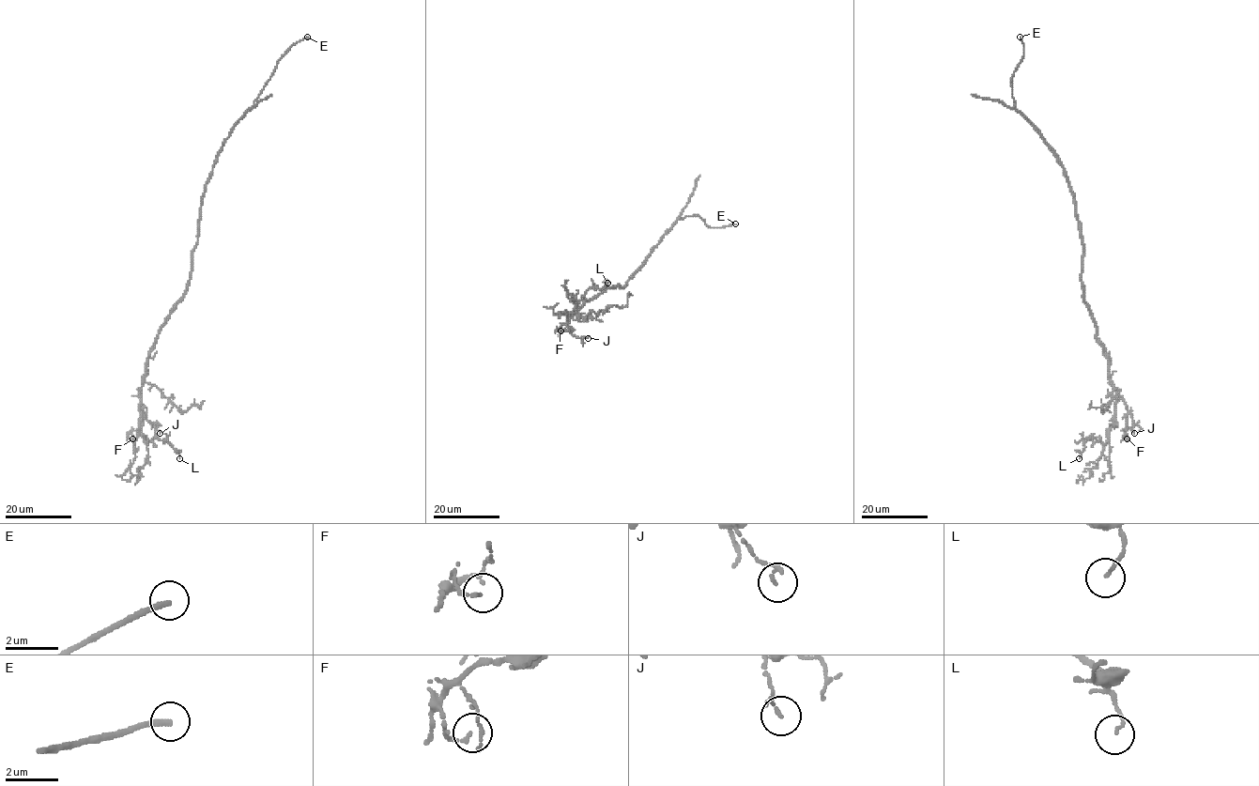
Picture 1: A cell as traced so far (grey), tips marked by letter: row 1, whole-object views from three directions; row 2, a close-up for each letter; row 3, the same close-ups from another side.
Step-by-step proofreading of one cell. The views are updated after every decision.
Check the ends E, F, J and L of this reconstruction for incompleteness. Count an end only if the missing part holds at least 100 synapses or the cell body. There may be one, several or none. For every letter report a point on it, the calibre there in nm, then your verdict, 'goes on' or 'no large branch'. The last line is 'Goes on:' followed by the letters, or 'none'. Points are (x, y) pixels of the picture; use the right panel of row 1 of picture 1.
E: place (1020, 37); calibre 220 nm; no large branch
F: place (1127, 439); calibre 130 nm; no large branch
J: place (1134, 433); calibre 140 nm; no large branch
L: place (1079, 458); calibre 100 nm; no large branch
Goes on: none

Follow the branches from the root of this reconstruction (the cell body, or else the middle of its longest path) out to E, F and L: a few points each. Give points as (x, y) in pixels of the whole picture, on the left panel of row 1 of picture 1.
E: (192, 254), (197, 242), (201, 197), (217, 154), (235, 123), (253, 104), (280, 58), (294, 44), (307, 37)
F: (192, 254), (188, 289), (161, 328), (146, 361), (140, 396), (143, 425), (129, 434), (132, 439)
L: (192, 254), (188, 289), (151, 349), (140, 404), (143, 439), (146, 444), (153, 439), (166, 440), (179, 458)

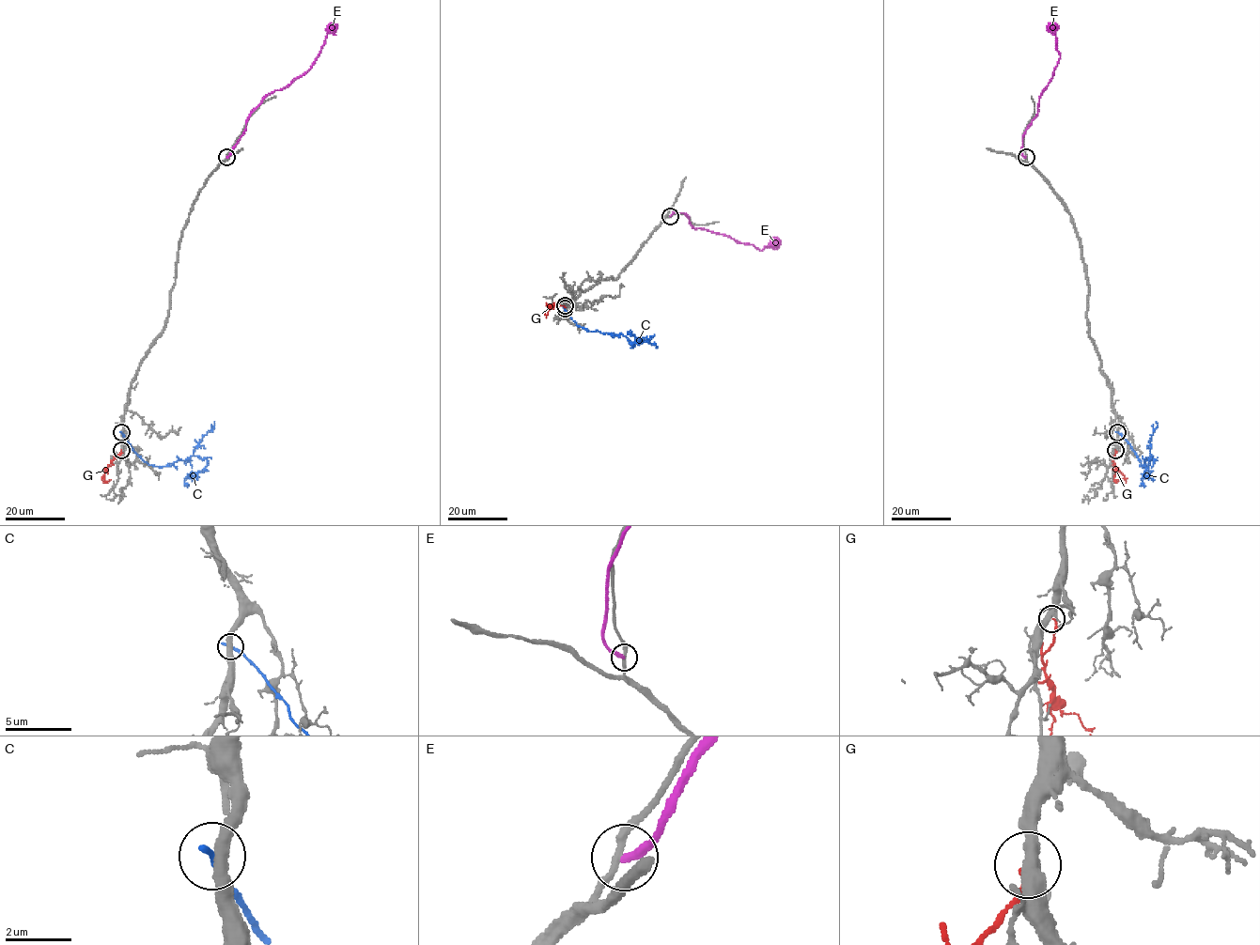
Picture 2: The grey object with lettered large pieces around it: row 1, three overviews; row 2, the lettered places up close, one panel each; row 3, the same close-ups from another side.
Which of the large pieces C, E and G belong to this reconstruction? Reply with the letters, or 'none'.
G

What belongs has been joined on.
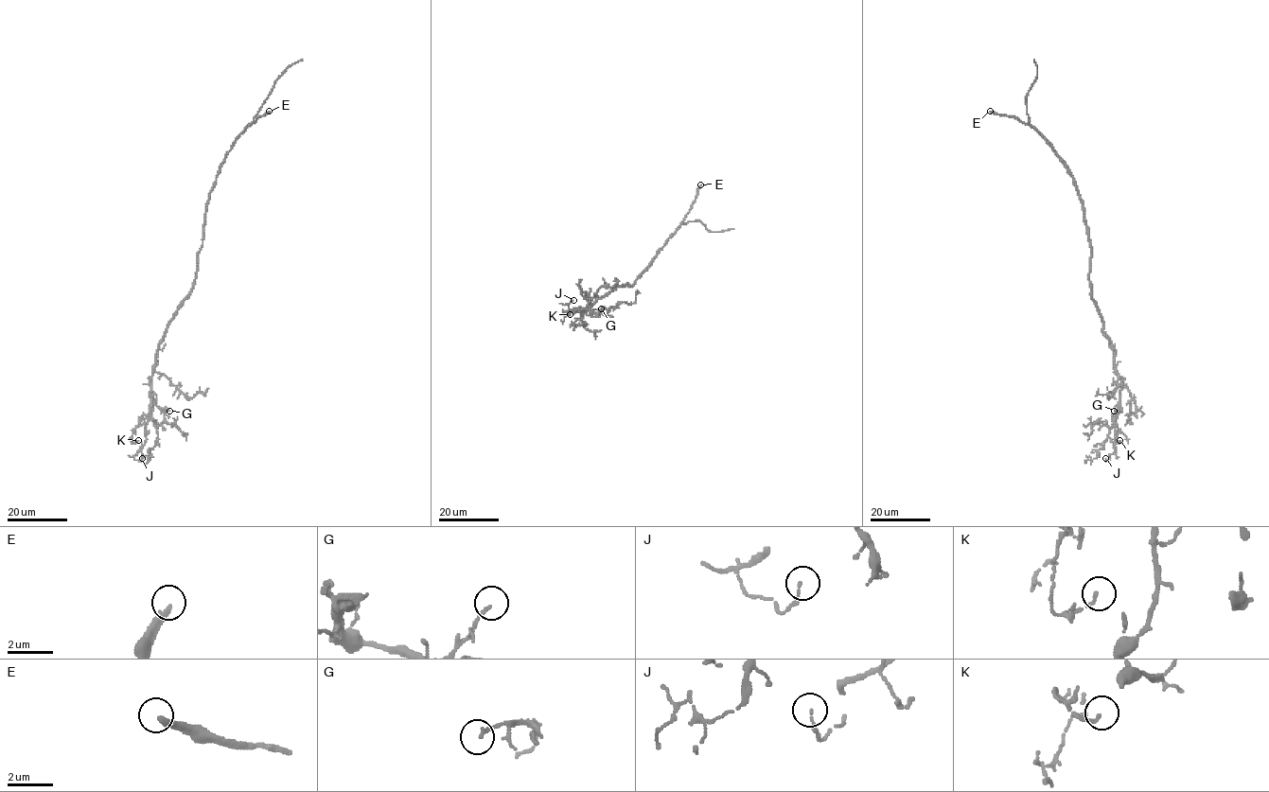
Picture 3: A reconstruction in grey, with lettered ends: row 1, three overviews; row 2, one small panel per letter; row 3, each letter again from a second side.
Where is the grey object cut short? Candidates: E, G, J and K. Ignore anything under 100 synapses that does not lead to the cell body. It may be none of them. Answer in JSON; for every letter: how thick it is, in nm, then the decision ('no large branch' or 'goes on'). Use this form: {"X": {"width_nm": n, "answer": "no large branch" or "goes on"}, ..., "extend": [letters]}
{"E": {"width_nm": 240, "answer": "goes on"}, "G": {"width_nm": 140, "answer": "no large branch"}, "J": {"width_nm": 110, "answer": "no large branch"}, "K": {"width_nm": 120, "answer": "no large branch"}, "extend": ["E"]}

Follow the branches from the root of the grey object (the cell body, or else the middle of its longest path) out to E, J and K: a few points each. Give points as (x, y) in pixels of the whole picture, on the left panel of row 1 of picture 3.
E: (198, 255), (202, 245), (205, 204), (220, 166), (235, 140), (269, 111)
J: (198, 255), (194, 288), (169, 323), (157, 352), (146, 442), (133, 456), (139, 461), (142, 458)
K: (198, 255), (194, 288), (169, 323), (157, 352), (149, 413), (132, 436), (132, 443), (138, 440)

